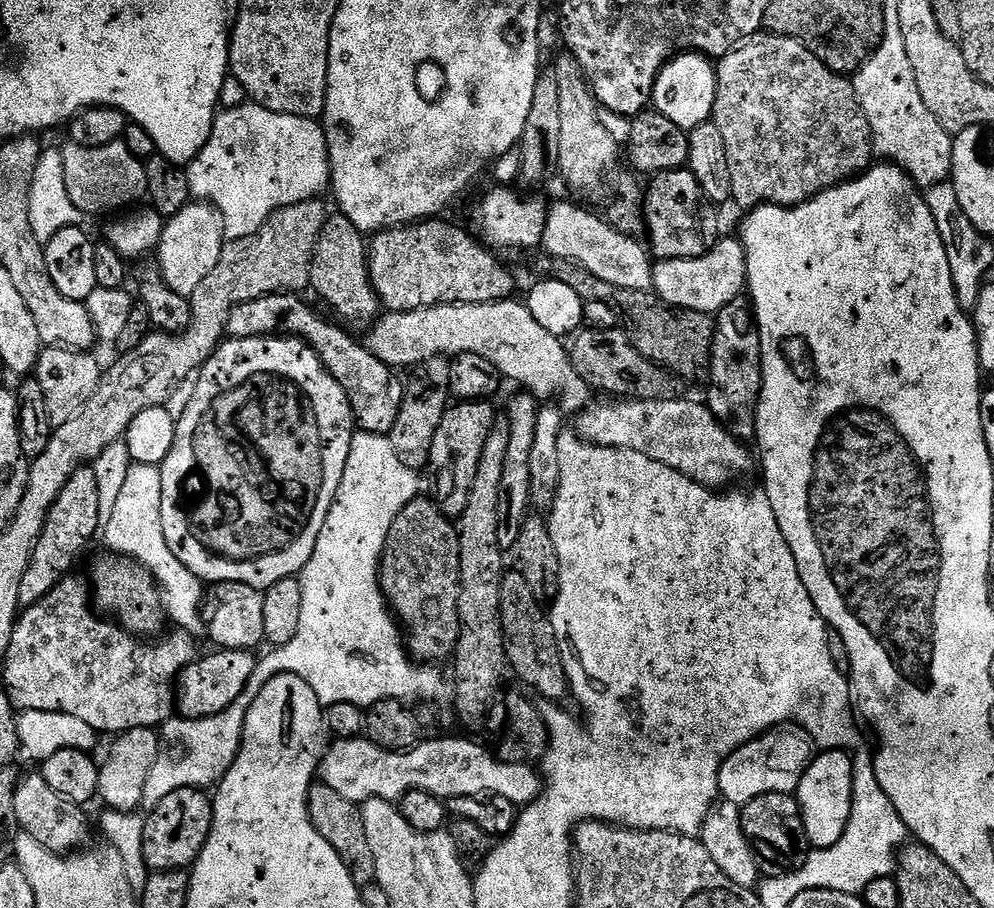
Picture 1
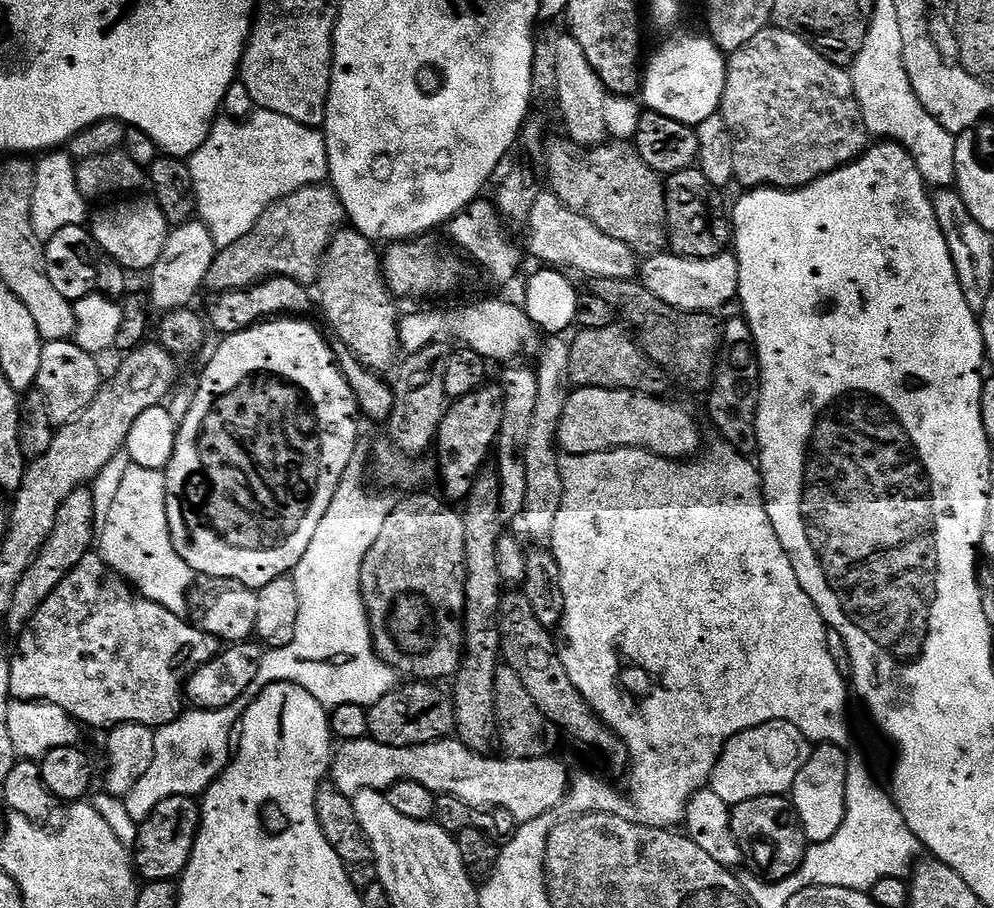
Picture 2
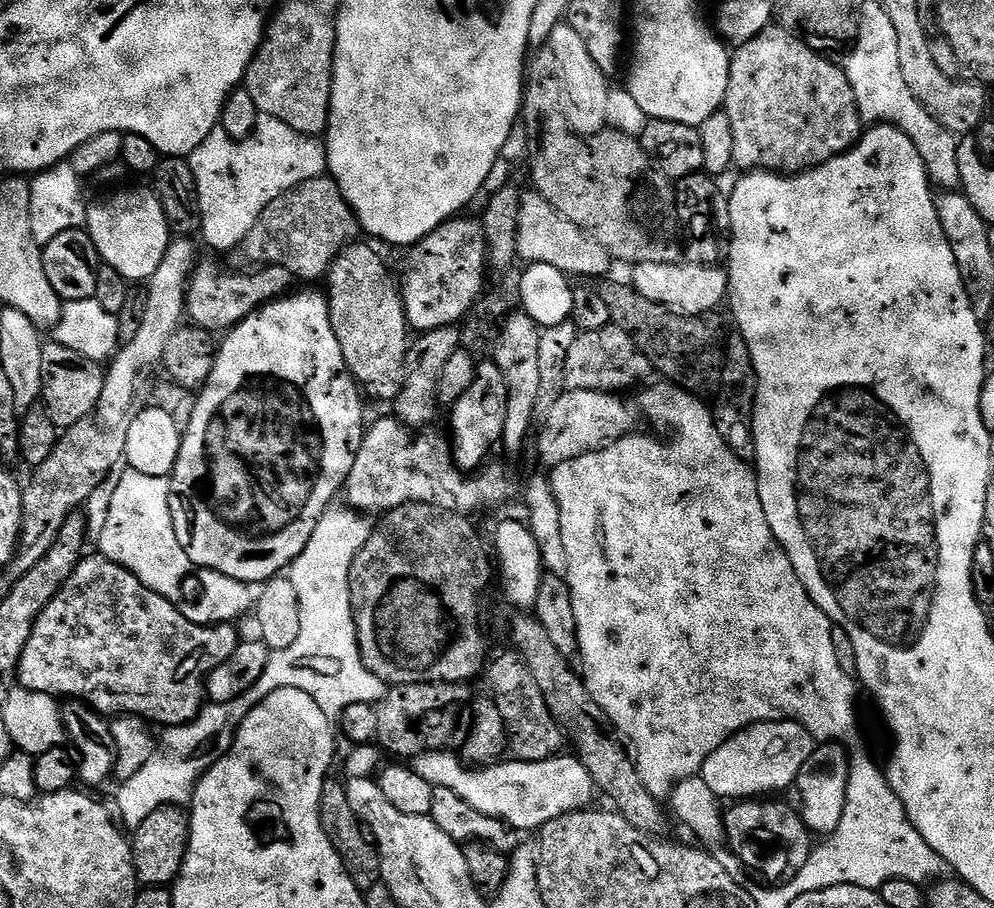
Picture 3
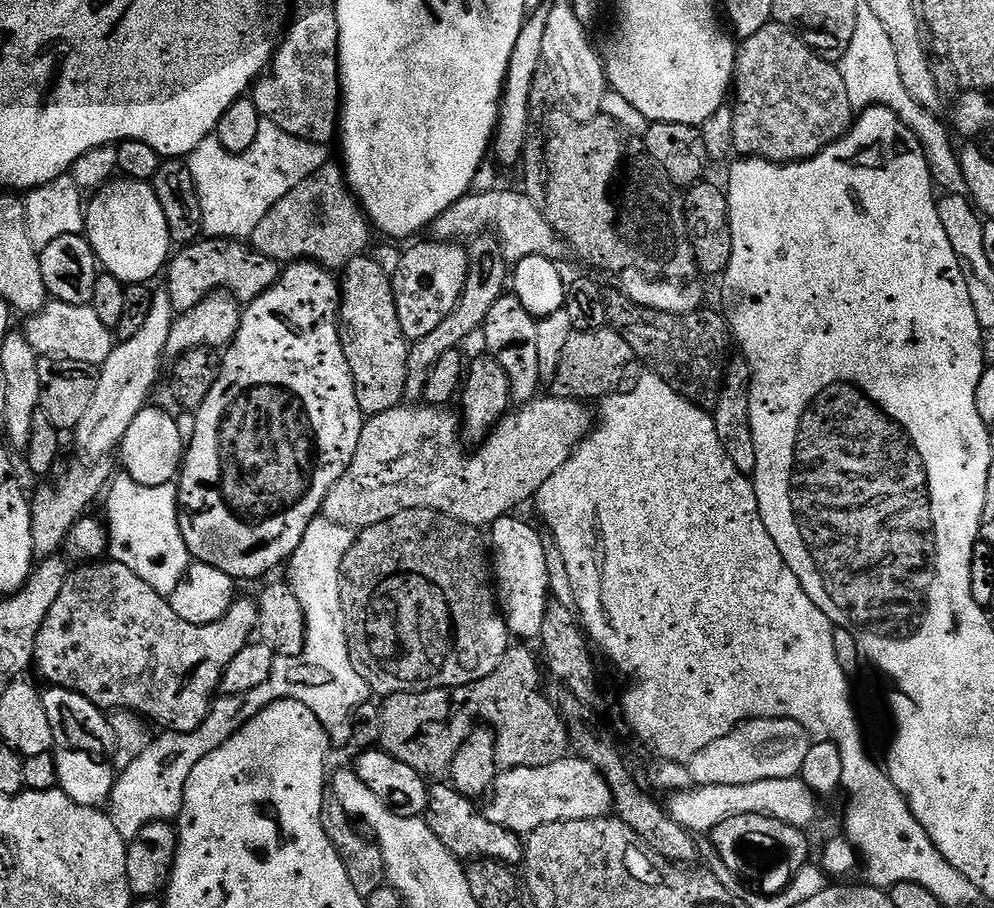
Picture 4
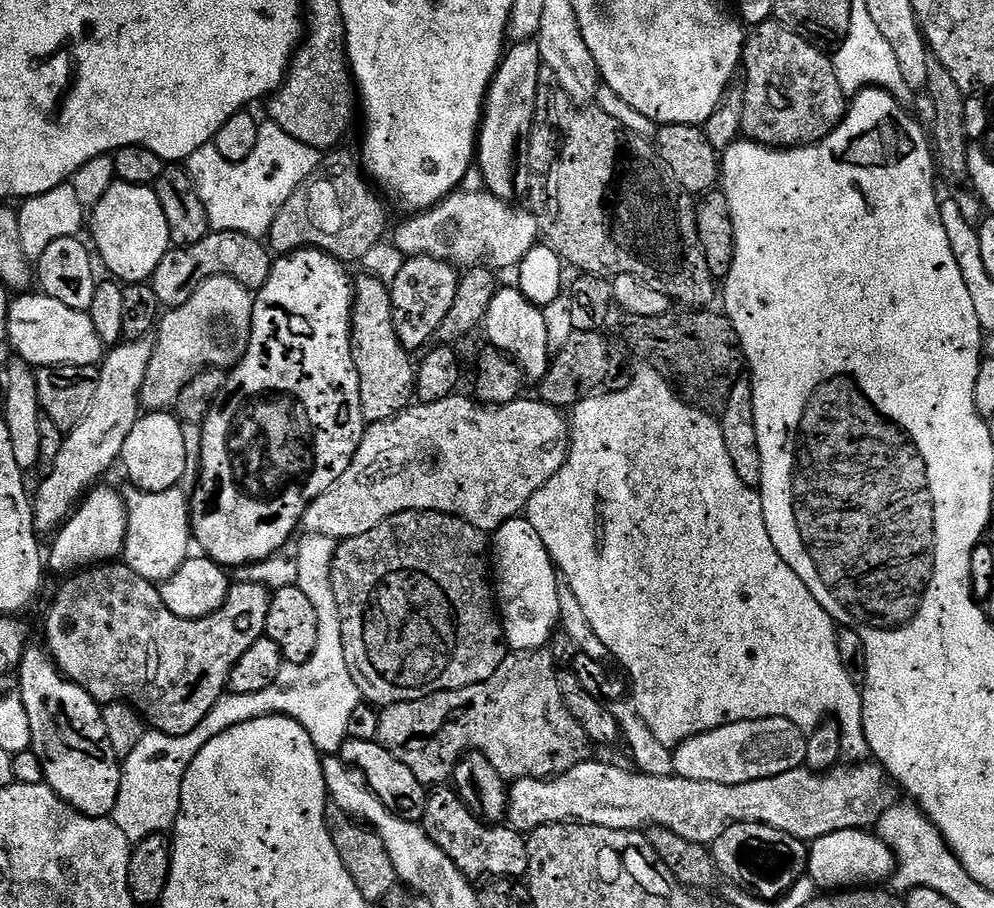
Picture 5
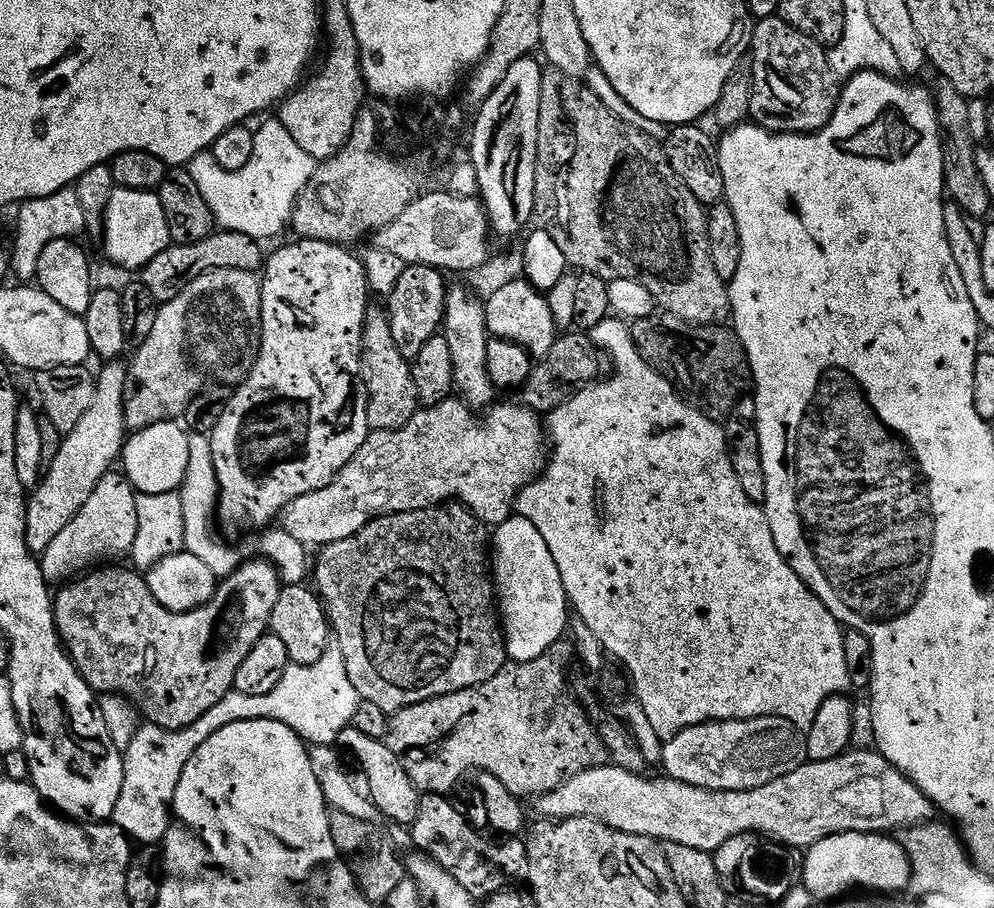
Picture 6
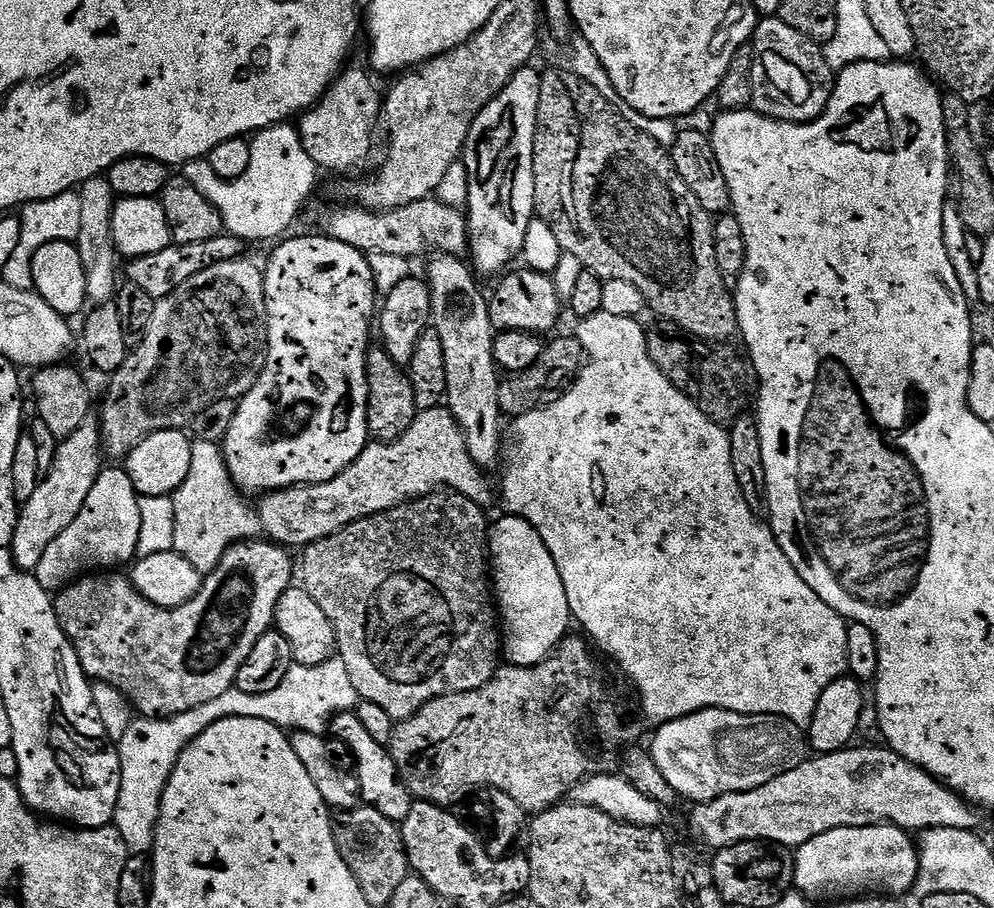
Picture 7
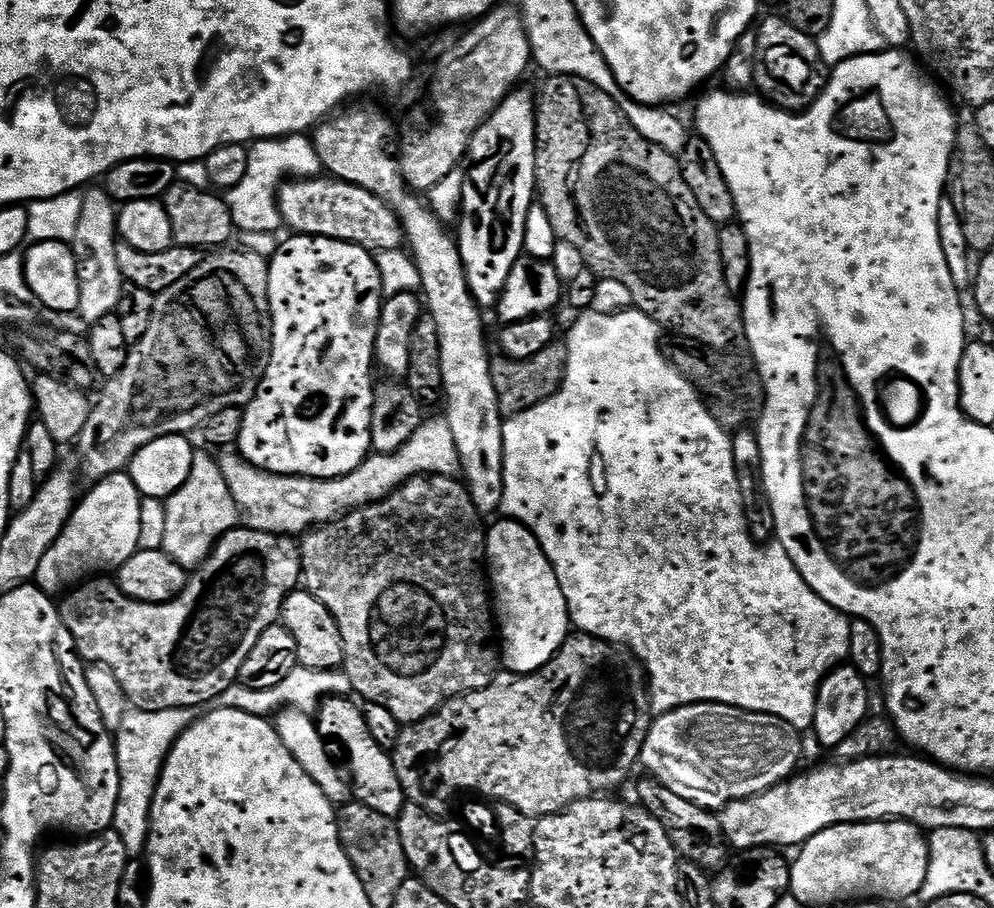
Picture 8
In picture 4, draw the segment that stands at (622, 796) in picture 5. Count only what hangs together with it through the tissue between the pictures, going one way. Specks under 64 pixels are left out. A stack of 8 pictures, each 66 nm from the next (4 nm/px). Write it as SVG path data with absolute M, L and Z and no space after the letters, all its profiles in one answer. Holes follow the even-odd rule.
M565 758L550 766L501 771L492 784L488 802L488 808L483 809L484 816L517 834L527 834L554 822L602 820L614 808L612 791L600 771L579 758ZM795 776L772 778L766 782L752 782L742 786L710 786L701 784L691 790L673 791L666 800L668 812L688 832L711 834L726 818L738 818L738 814L762 814L778 818L795 828L811 829L816 820L818 797L806 786L806 782Z

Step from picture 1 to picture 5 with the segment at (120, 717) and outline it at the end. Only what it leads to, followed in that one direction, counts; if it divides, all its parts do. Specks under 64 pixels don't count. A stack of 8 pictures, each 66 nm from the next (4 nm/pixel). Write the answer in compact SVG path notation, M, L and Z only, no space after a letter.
M123 562L97 564L95 568L81 570L69 575L65 580L68 581L57 590L56 597L53 598L52 605L48 608L48 621L44 624L45 642L43 641L43 643L46 645L48 655L52 657L63 676L72 680L79 688L86 689L90 698L94 698L97 704L101 706L117 702L130 704L155 731L165 732L171 736L190 734L190 730L194 730L194 726L198 726L198 722L202 722L202 718L206 718L206 714L210 714L214 702L218 702L218 698L225 695L230 670L234 670L238 658L242 658L242 654L246 654L246 650L250 650L250 646L254 646L254 642L258 642L264 636L266 614L270 610L272 601L269 589L264 589L260 584L233 583L229 587L226 602L222 602L222 606L217 612L206 618L183 620L170 614L170 610L166 610L166 602L162 602L159 587L153 581L134 574L134 570L130 570L128 565Z

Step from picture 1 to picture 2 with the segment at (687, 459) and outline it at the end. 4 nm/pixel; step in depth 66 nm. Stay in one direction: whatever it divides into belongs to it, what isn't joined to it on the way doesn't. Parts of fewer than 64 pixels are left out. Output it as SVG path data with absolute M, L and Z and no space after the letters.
M576 388L570 392L558 422L559 451L564 456L585 456L615 448L641 448L667 460L695 457L700 448L700 428L695 418L686 409L666 401L617 388Z

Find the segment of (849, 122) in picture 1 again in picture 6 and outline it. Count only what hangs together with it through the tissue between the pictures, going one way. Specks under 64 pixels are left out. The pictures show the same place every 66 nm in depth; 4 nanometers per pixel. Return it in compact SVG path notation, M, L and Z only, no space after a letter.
M779 15L765 16L752 29L750 59L754 74L750 110L751 119L755 123L777 134L811 134L828 125L836 104L840 101L842 80L830 66L825 45L802 34L797 28L781 20Z

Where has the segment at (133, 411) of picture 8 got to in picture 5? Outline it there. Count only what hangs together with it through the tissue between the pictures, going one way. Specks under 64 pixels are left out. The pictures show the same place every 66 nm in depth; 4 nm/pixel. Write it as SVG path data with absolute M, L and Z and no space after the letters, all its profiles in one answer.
M211 276L200 283L186 302L177 308L169 308L161 315L154 332L154 343L150 354L150 366L146 366L146 378L140 391L141 405L148 412L162 412L171 409L182 394L190 378L210 368L231 370L244 357L252 337L252 315L254 314L253 289L242 286L229 276Z

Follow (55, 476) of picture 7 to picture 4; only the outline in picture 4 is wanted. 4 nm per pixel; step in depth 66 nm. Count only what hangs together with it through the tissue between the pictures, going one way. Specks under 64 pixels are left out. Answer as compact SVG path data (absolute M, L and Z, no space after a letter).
M157 291L152 297L150 314L147 315L142 330L138 330L134 338L120 340L113 347L110 358L99 365L98 390L90 401L82 422L78 422L74 429L76 444L86 455L96 456L92 458L108 458L111 452L113 455L123 442L126 430L130 430L130 422L134 422L134 418L138 418L140 411L149 403L148 395L160 372L160 359L165 359L168 350L173 319L172 303L167 291Z

